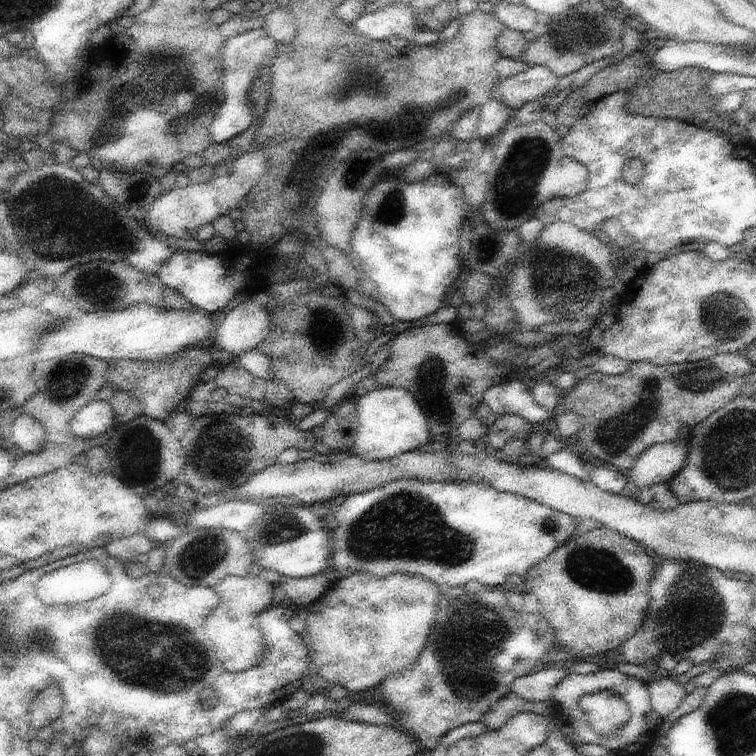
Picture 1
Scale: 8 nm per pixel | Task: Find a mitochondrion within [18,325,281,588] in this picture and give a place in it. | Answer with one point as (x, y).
(203, 556)

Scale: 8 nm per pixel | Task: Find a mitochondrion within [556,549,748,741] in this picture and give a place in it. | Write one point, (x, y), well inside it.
(701, 636)

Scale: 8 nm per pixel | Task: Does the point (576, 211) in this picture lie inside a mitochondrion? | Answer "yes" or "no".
no

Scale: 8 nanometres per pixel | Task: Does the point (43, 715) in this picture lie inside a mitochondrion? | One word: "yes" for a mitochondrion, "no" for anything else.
no

